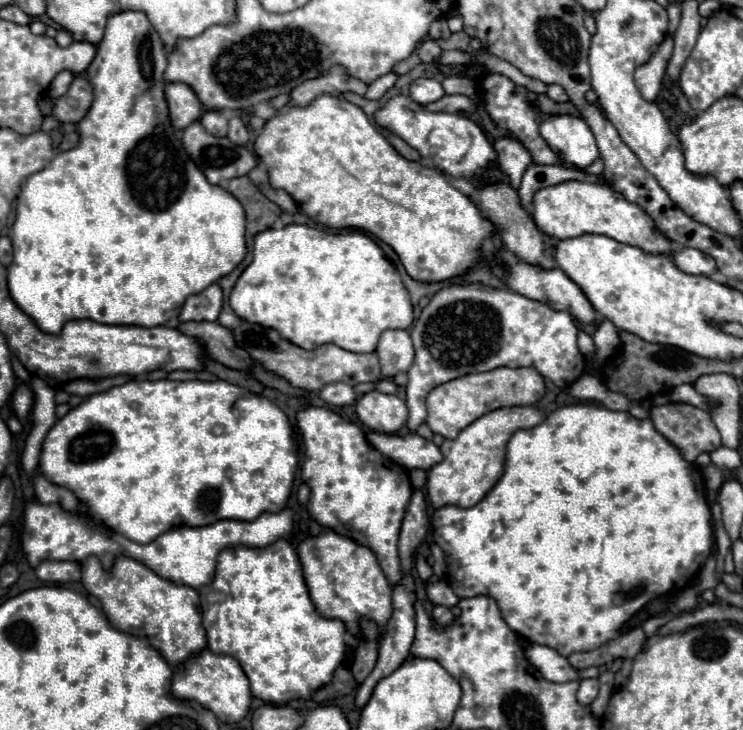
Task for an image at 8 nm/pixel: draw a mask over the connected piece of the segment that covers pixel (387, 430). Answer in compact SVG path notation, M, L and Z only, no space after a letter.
M378 390L356 400L356 414L366 428L384 434L396 434L408 420L406 402L396 394L382 394Z

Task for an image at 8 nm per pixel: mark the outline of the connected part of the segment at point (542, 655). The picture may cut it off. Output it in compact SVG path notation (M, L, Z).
M528 644L526 646L526 658L540 670L540 674L550 682L570 682L580 680L578 670L568 662L566 656L558 654L550 646L540 644Z

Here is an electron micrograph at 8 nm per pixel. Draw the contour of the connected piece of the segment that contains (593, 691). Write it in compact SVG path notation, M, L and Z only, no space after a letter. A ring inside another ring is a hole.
M582 678L580 680L580 688L578 688L578 702L582 706L588 706L598 694L598 680L596 678Z

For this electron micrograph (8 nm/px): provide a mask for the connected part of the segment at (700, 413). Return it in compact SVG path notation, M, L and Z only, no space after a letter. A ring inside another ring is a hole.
M670 402L656 406L652 408L652 422L688 462L694 460L694 444L702 444L700 448L704 452L714 452L722 446L720 432L716 424L712 424L710 412L692 404Z

